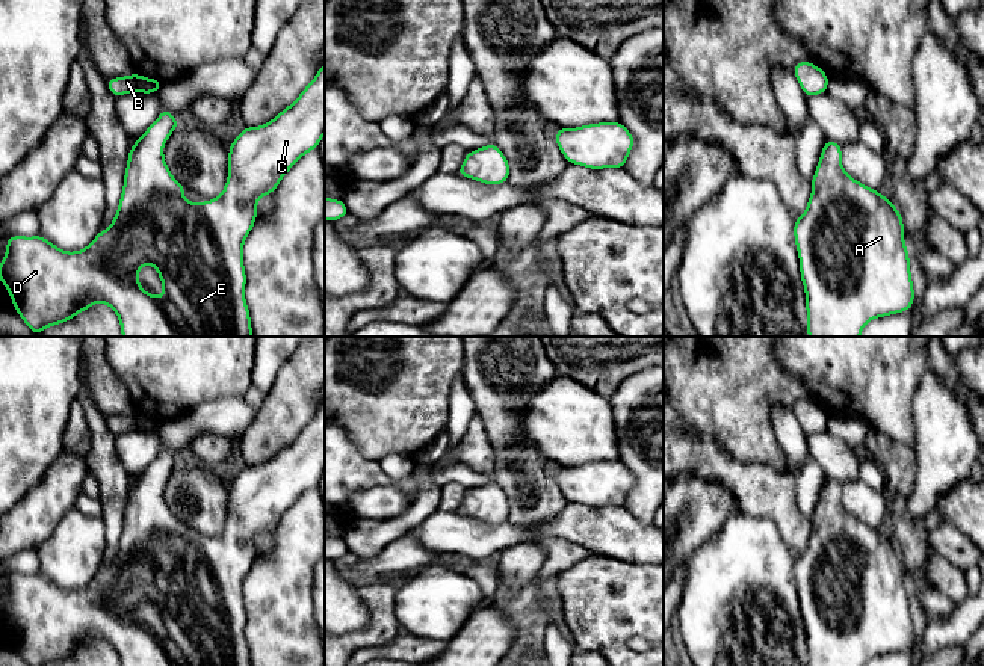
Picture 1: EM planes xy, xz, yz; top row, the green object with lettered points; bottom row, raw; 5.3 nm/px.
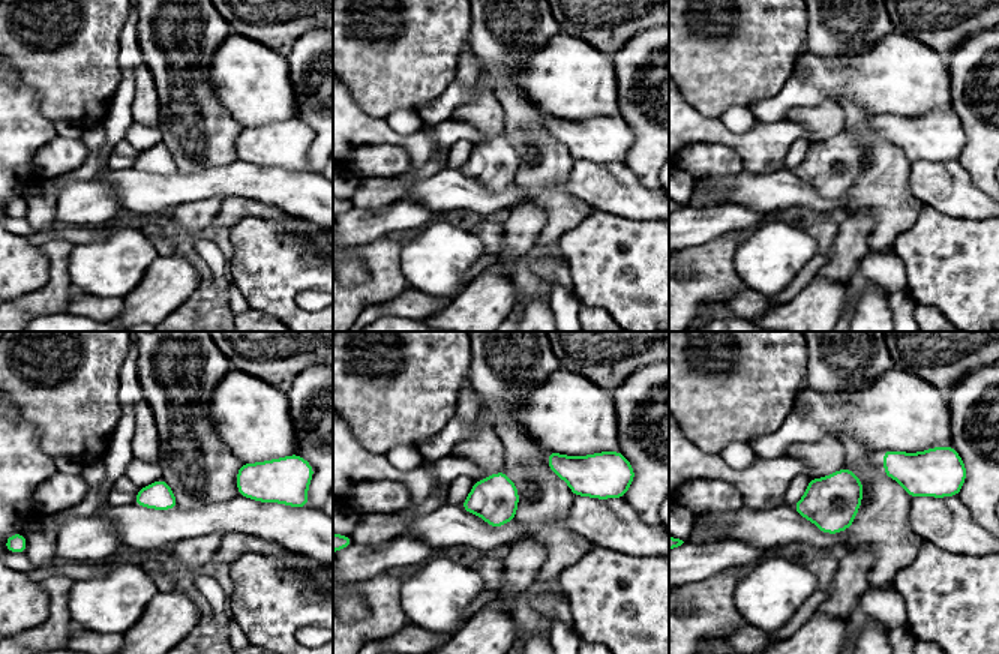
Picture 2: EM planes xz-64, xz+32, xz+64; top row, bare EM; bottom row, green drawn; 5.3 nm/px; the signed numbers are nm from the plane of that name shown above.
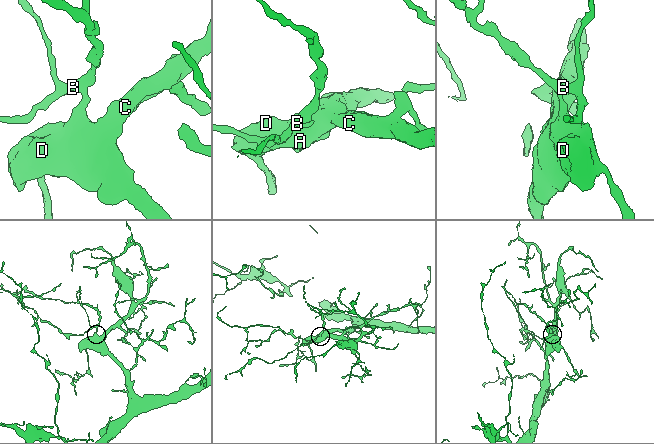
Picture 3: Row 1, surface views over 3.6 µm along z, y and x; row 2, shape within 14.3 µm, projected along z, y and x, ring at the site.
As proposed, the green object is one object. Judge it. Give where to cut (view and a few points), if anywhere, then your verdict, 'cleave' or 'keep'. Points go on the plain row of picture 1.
no cut | keep

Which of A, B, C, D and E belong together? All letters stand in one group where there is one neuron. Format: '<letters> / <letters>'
A B C D E

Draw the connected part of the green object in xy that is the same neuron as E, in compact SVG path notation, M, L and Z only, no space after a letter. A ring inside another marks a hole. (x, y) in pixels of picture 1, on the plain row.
M325 402L299 435L274 458L260 465L243 465L228 488L228 515L222 532L206 541L186 541L184 523L177 520L163 494L163 482L181 461L162 447L159 456L128 486L124 524L118 550L107 568L76 590L65 590L45 575L6 575L6 594L0 600L0 619L11 631L11 640L27 666L62 663L86 649L95 640L104 640L119 657L121 666L252 666L245 639L246 610L243 580L257 559L257 539L275 532L281 516L308 489L317 488L325 473ZM153 603L160 615L165 633L154 634L142 628L139 607Z

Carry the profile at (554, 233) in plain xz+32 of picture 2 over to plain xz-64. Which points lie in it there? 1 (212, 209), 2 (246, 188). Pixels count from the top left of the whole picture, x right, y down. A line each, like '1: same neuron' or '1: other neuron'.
1: other neuron
2: other neuron

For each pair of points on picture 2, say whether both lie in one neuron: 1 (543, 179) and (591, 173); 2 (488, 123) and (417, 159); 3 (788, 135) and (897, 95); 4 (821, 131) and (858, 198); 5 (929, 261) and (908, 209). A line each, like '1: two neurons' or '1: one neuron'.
1: two neurons
2: two neurons
3: two neurons
4: two neurons
5: two neurons

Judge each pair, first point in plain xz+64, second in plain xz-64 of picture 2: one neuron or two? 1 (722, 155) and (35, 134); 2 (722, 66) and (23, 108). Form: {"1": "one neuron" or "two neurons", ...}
{"1": "two neurons", "2": "two neurons"}

